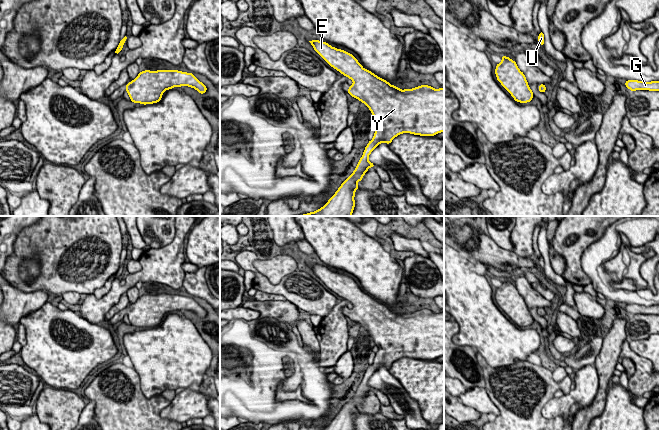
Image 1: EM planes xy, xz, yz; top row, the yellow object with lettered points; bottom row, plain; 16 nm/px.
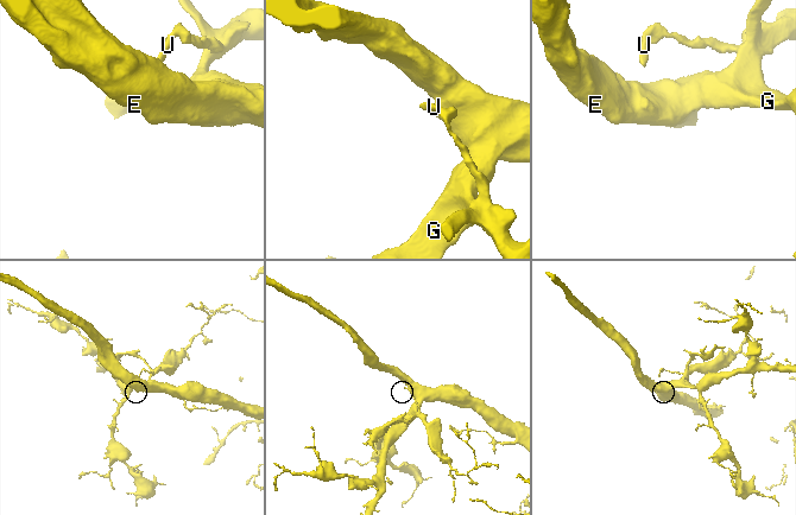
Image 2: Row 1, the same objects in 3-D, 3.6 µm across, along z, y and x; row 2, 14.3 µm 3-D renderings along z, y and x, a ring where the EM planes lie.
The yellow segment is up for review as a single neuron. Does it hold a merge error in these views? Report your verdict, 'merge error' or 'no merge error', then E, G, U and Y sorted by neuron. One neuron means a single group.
no merge error | E G U Y

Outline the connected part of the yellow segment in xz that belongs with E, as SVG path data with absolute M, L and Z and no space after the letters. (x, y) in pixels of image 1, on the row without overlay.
M319 264L309 265L314 274L334 293L347 300L353 305L353 309L349 310L347 316L354 322L363 326L371 335L375 345L378 347L378 351L375 354L374 361L367 370L365 371L364 377L359 384L354 396L347 402L336 415L336 417L329 423L329 425L324 430L355 430L354 420L355 415L359 412L357 409L358 405L361 405L364 398L370 391L375 389L368 384L370 377L380 368L387 367L390 368L392 364L402 358L411 357L414 359L421 360L434 360L440 356L444 355L444 312L434 313L428 309L421 309L413 313L401 314L396 310L391 309L386 304L376 300L368 293L364 293L358 284L350 277L334 272L326 266Z

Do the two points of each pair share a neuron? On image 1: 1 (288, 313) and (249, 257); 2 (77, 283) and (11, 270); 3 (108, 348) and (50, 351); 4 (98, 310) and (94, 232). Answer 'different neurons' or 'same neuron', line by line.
1: different neurons
2: same neuron
3: same neuron
4: different neurons

